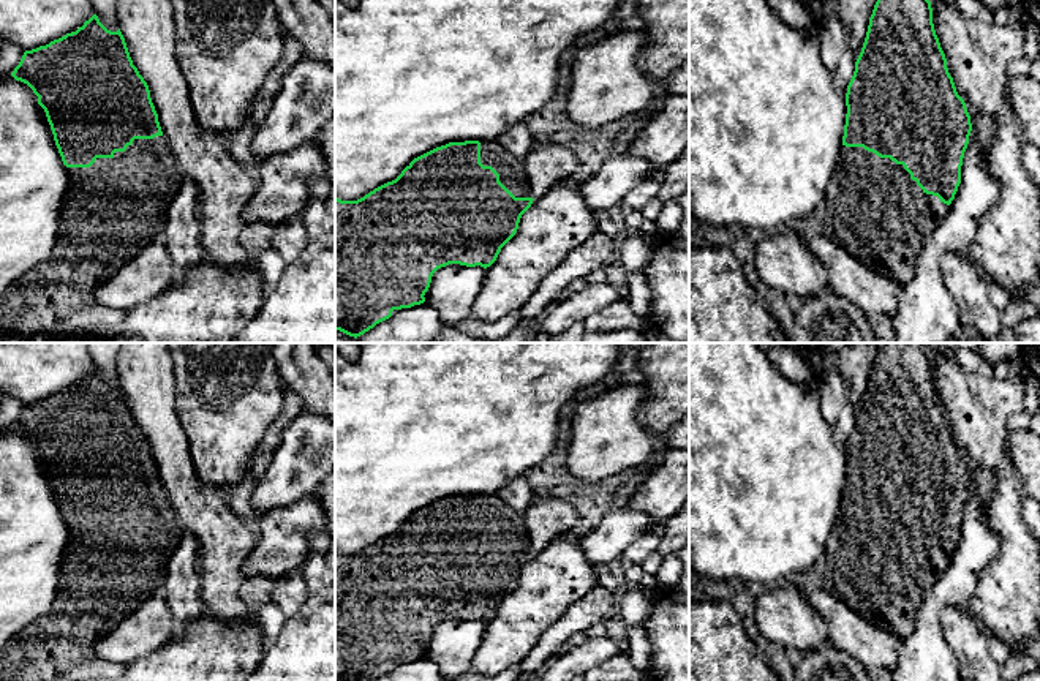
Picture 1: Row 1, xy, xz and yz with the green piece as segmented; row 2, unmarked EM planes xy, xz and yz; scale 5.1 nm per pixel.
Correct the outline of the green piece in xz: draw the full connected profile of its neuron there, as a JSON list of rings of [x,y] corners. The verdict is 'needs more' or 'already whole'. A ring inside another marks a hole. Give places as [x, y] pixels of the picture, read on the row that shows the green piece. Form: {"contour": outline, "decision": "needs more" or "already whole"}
{"contour": [[[498,139],[449,142],[414,158],[395,180],[375,188],[357,201],[341,201],[335,198],[335,330],[357,338],[376,324],[389,319],[394,310],[424,303],[424,295],[430,288],[431,277],[441,267],[449,264],[490,267],[496,261],[501,248],[515,235],[520,218],[531,207],[533,201],[523,158],[512,155]]], "decision": "needs more"}

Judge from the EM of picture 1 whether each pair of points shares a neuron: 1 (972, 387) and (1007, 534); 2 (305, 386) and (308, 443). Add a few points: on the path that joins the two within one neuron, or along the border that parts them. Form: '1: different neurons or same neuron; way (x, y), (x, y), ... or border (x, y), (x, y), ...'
1: same neuron; way (979, 424), (985, 444), (1007, 474), (1007, 498)
2: different neurons; border (304, 408), (318, 416)

